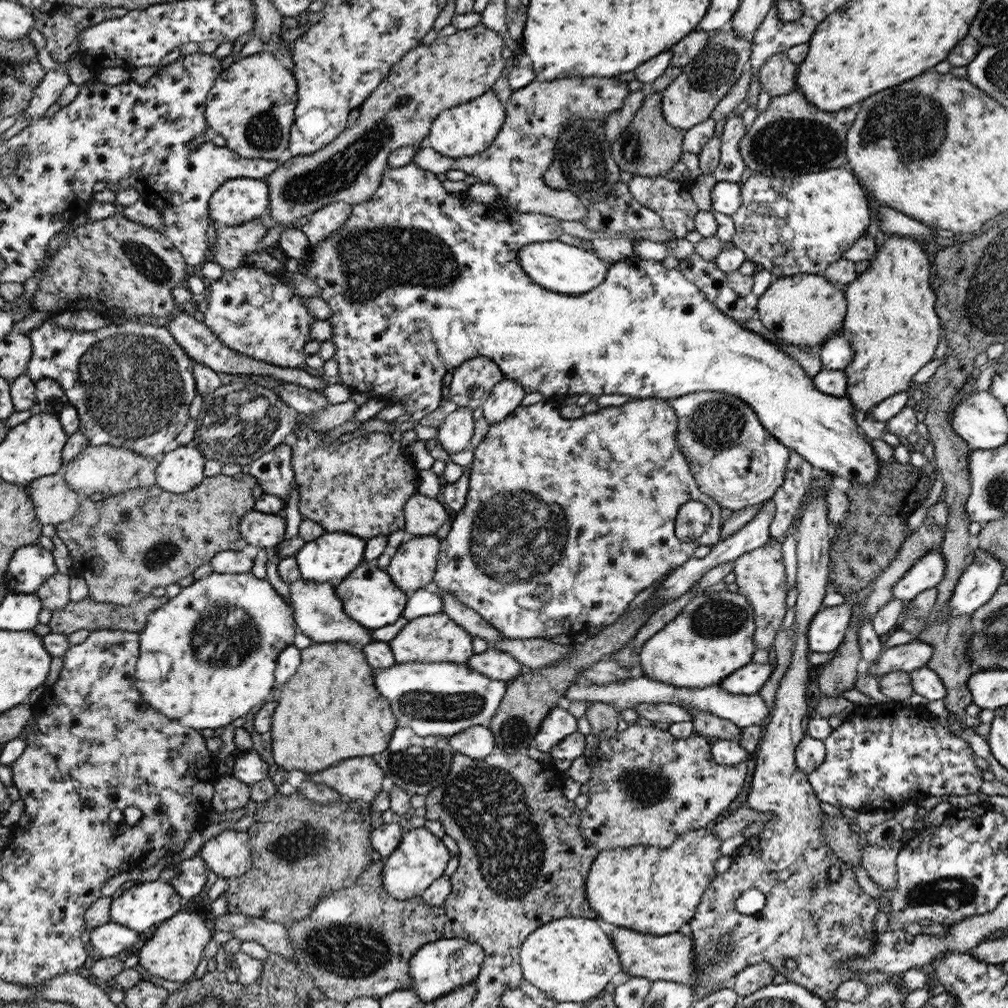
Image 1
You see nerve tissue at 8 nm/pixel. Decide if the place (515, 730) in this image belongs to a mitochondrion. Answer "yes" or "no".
yes

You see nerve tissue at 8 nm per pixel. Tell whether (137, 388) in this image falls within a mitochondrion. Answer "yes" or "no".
yes

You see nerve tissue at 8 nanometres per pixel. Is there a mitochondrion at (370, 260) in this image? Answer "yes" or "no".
yes

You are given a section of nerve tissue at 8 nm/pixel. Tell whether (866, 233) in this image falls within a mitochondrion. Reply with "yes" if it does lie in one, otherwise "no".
no

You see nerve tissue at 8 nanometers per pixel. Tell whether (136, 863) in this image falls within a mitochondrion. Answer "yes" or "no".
no

